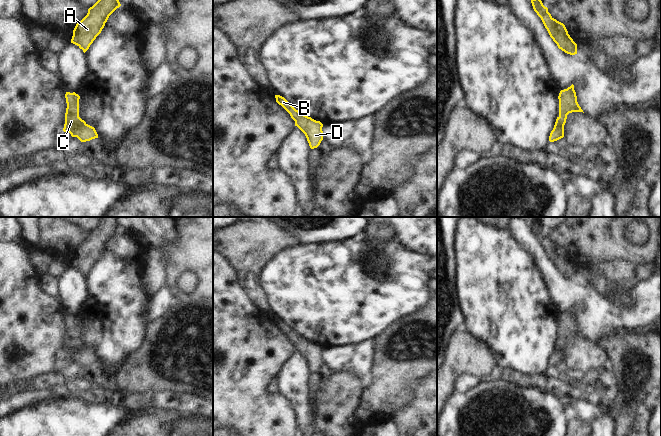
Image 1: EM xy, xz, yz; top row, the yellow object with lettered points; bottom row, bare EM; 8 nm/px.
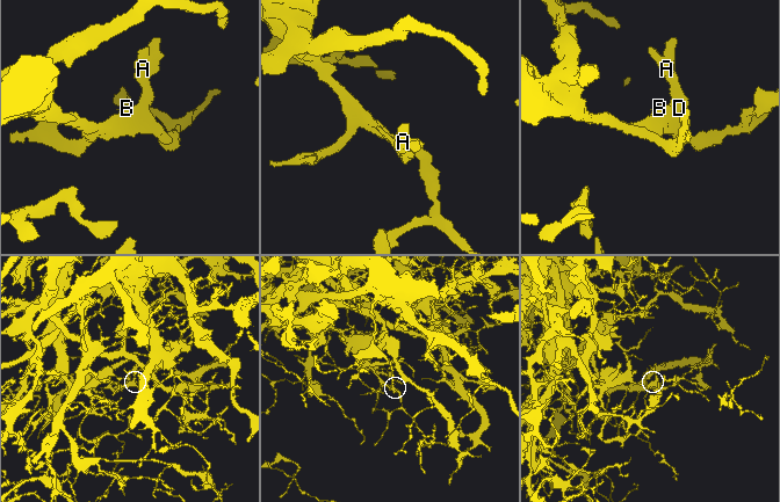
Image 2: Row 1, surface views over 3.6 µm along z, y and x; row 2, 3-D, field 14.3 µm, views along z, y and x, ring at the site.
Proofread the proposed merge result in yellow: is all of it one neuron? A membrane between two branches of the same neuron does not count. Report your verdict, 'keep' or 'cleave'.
keep

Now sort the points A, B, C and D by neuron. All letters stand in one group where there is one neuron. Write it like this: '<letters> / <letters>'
A B C D

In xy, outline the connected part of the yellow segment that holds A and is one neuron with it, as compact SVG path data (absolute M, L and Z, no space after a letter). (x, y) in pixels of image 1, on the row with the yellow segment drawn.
M98 0L88 9L87 15L76 24L71 43L85 53L101 33L109 16L120 6L119 0Z

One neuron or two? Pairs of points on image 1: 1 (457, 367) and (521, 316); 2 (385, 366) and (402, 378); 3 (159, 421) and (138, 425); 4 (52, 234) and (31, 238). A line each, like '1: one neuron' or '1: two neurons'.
1: two neurons
2: one neuron
3: one neuron
4: two neurons

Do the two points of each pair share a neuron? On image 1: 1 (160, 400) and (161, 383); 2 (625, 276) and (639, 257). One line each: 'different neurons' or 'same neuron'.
1: different neurons
2: different neurons

